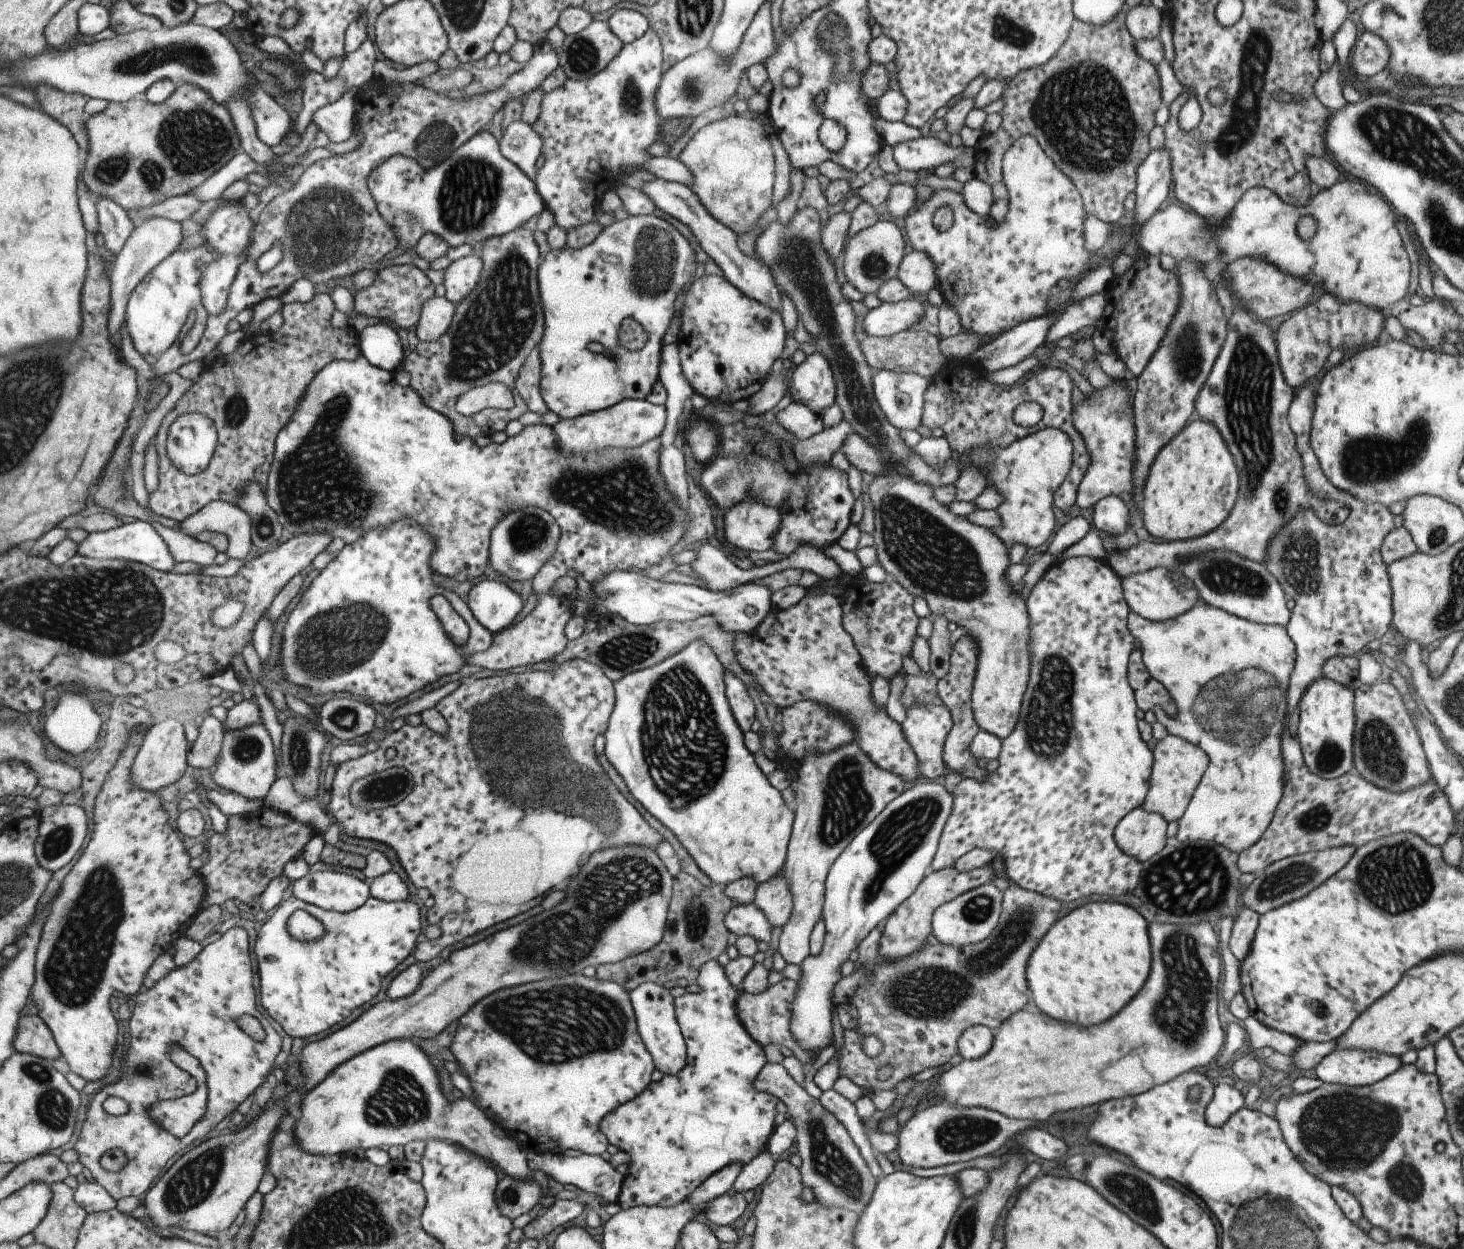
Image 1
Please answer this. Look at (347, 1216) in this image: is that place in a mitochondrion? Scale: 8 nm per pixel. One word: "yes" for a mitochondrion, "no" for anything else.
yes

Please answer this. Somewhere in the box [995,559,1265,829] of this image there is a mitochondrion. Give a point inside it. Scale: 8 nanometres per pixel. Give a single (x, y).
(1046, 736)

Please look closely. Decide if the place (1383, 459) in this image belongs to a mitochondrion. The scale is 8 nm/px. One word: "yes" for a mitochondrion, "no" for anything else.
yes

